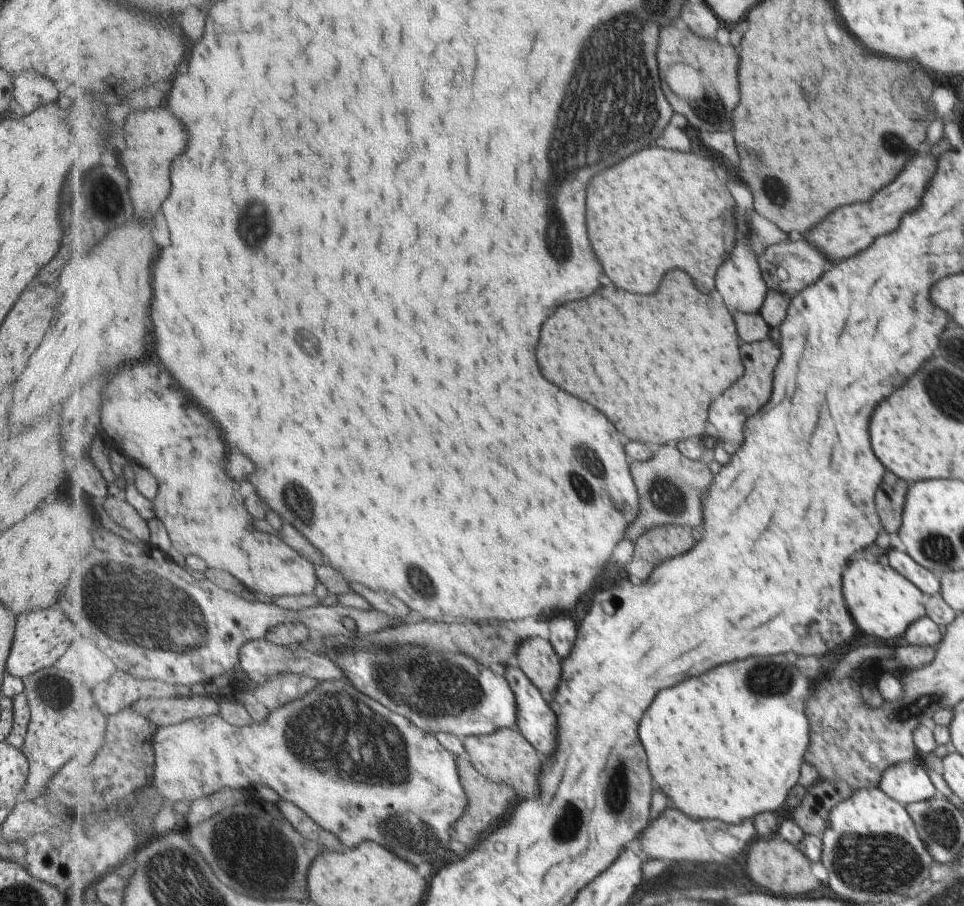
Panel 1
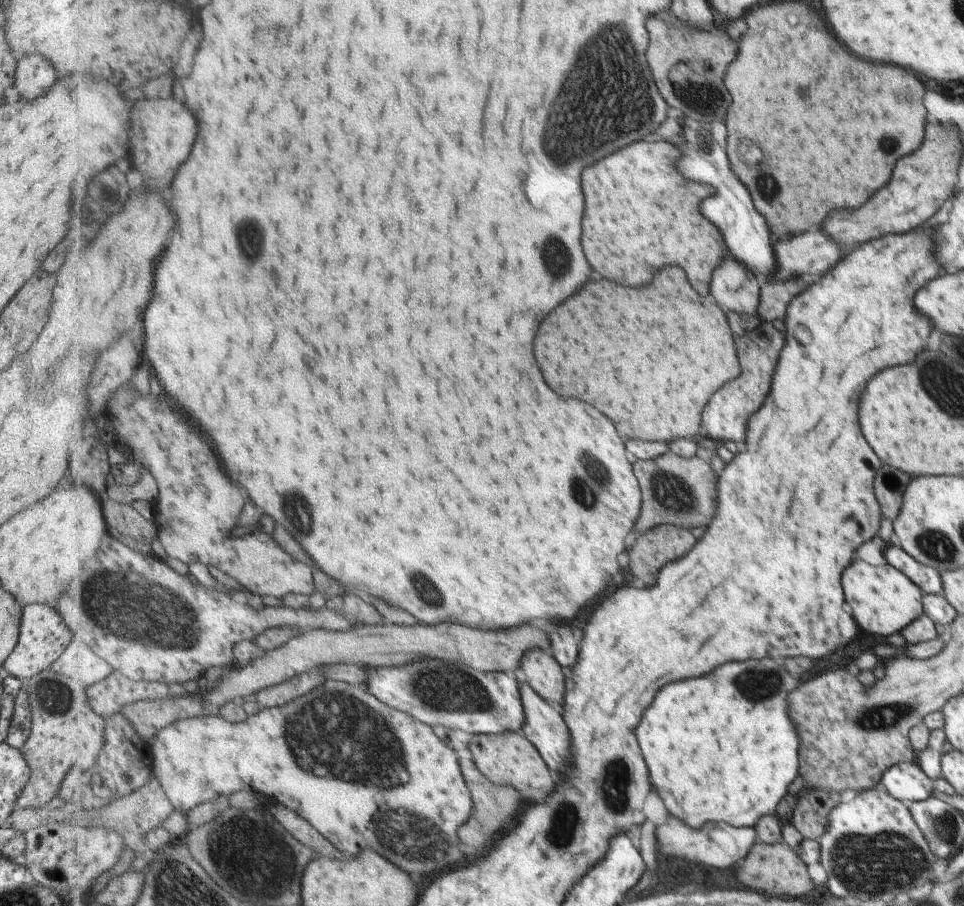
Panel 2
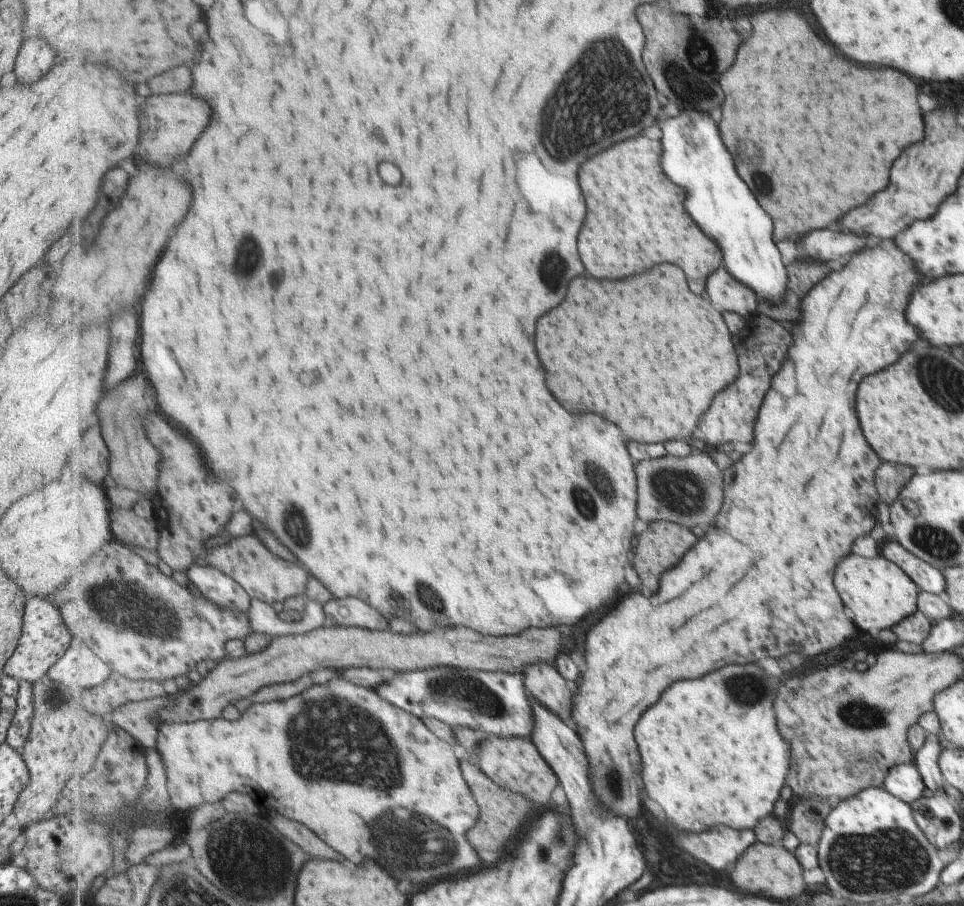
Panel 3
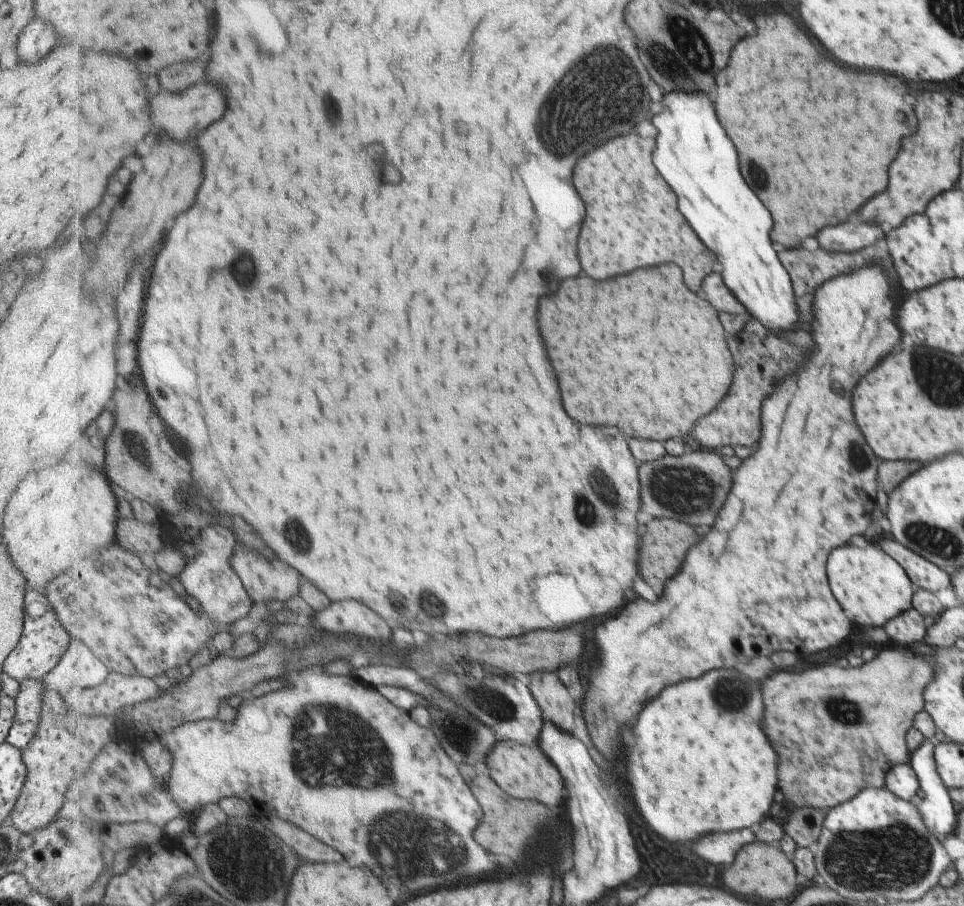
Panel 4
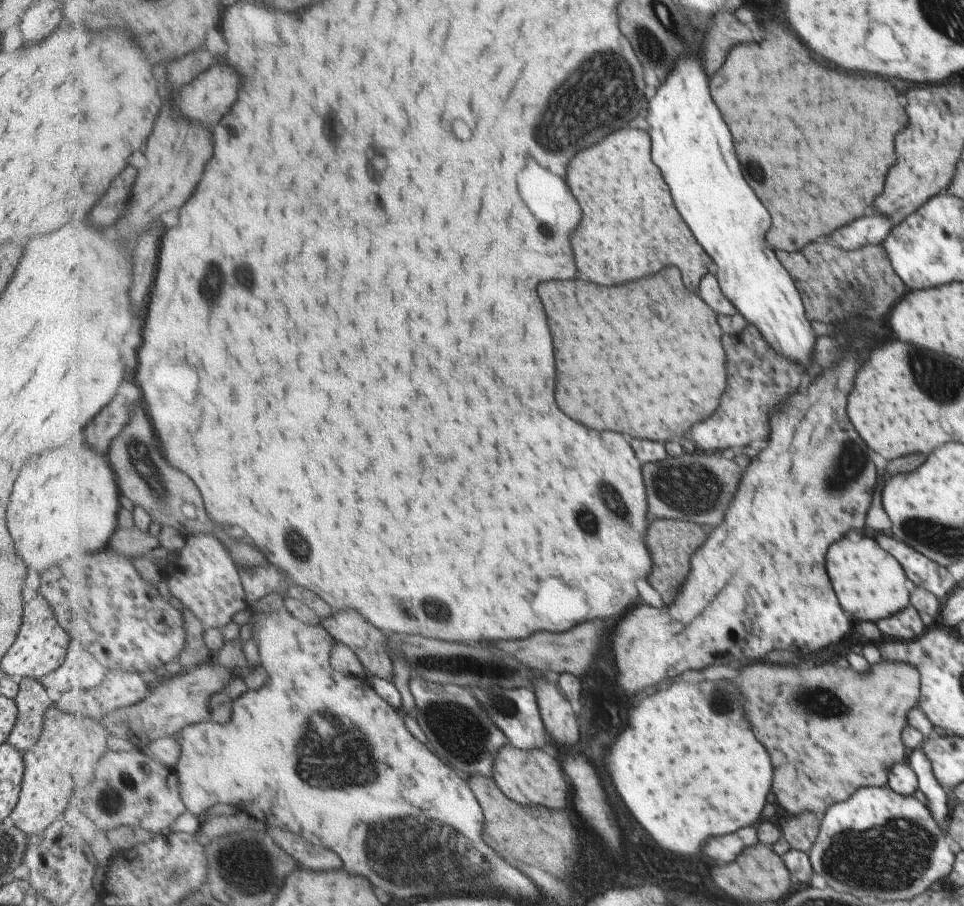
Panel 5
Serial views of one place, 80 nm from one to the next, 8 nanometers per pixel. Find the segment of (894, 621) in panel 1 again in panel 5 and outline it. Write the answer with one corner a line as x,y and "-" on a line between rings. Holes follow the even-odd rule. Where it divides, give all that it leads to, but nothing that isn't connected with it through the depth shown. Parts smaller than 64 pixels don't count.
860,536
858,542
841,540
829,550
829,578
833,578
833,590
837,590
841,606
858,622
876,623
903,610
910,601
905,588
906,574
893,555
868,537

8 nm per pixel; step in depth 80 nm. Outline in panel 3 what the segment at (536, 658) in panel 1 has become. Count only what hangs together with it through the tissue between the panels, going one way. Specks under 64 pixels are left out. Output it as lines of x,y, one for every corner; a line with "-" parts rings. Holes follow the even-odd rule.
545,662
531,664
523,672
528,692
537,702
545,705
555,714
561,714
565,722
571,720
571,690
561,672

